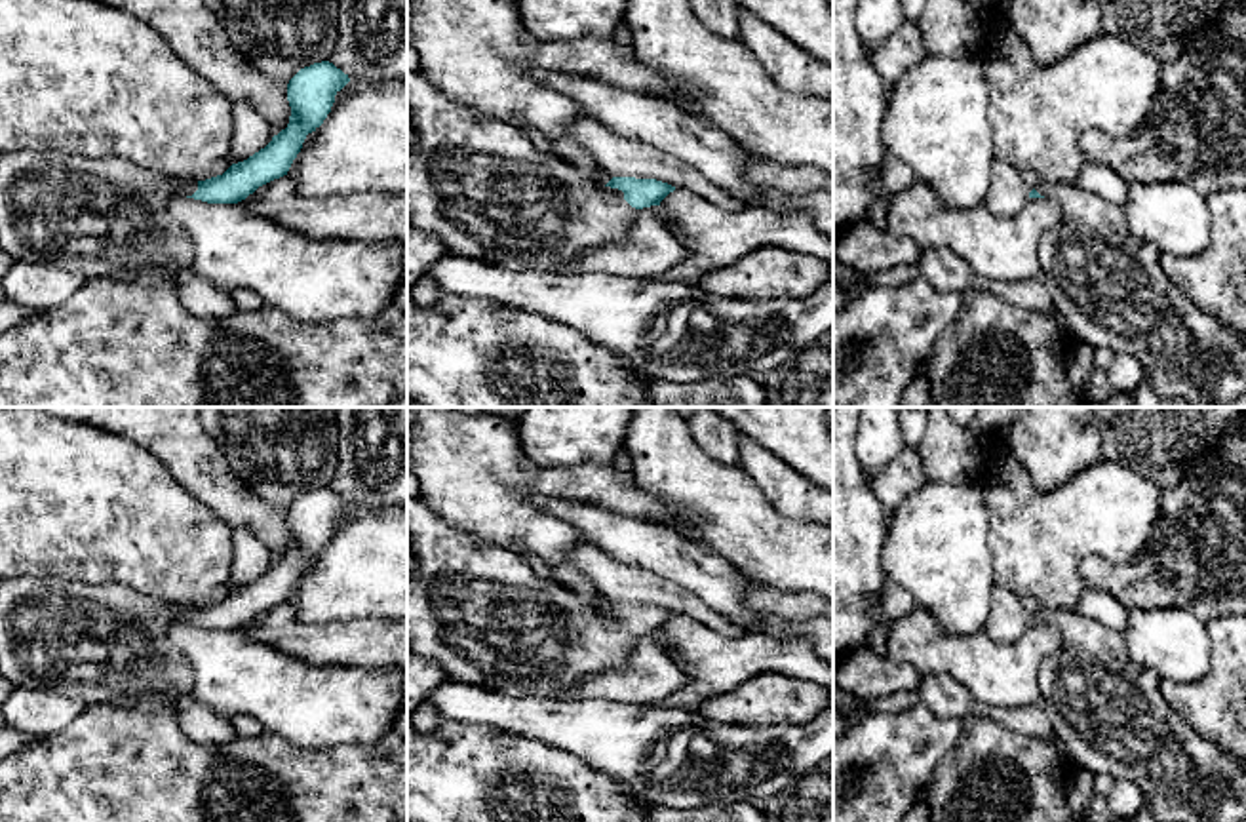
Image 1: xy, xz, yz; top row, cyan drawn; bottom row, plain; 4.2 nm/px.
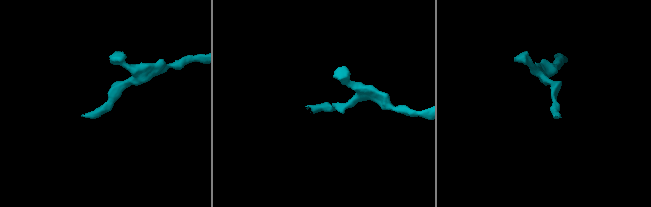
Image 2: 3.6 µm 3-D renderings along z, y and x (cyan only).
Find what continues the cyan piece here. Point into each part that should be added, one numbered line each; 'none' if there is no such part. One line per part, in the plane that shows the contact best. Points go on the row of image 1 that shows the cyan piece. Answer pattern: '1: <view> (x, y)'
1: xz (482, 187)

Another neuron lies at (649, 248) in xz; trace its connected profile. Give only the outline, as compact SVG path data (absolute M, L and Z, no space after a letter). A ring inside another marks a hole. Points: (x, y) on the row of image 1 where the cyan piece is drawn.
M656 206L637 209L622 244L597 247L557 272L605 272L651 280L685 259L685 247L666 228Z

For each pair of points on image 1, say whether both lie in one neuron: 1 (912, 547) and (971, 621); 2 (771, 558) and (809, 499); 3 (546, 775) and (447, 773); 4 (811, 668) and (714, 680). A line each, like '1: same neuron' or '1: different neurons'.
1: same neuron
2: different neurons
3: same neuron
4: same neuron

